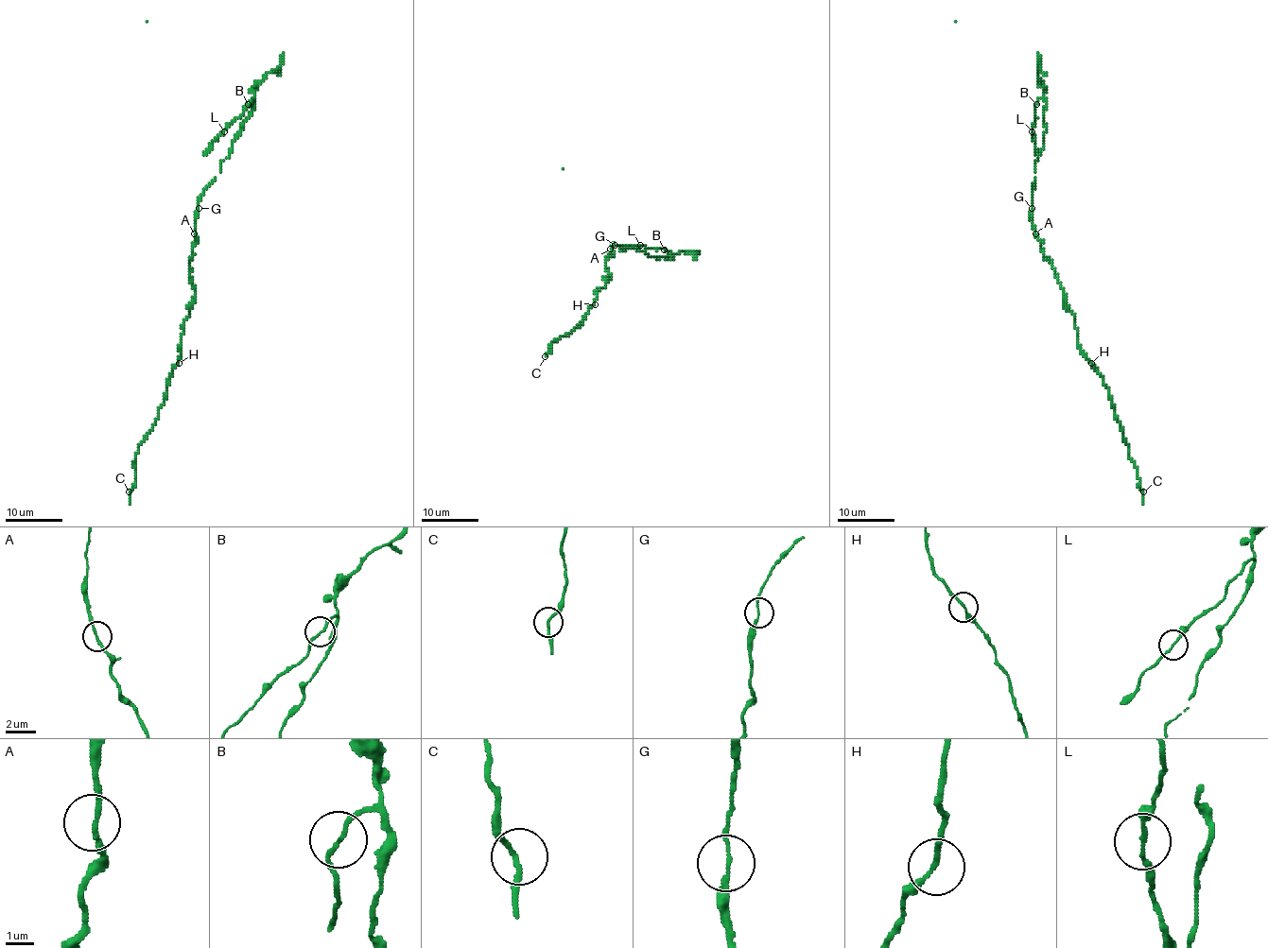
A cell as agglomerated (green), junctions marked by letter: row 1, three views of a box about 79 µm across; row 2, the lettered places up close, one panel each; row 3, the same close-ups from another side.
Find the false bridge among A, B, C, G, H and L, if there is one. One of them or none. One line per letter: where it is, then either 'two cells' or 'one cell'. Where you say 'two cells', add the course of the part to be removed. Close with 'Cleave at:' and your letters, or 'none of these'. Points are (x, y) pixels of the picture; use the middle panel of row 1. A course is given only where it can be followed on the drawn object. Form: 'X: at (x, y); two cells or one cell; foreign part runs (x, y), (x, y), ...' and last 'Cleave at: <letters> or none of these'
A: at (610, 249); one cell
B: at (664, 249); one cell
C: at (545, 356); one cell
G: at (615, 245); one cell
H: at (595, 304); one cell
L: at (640, 245); one cell
Cleave at: none of these

